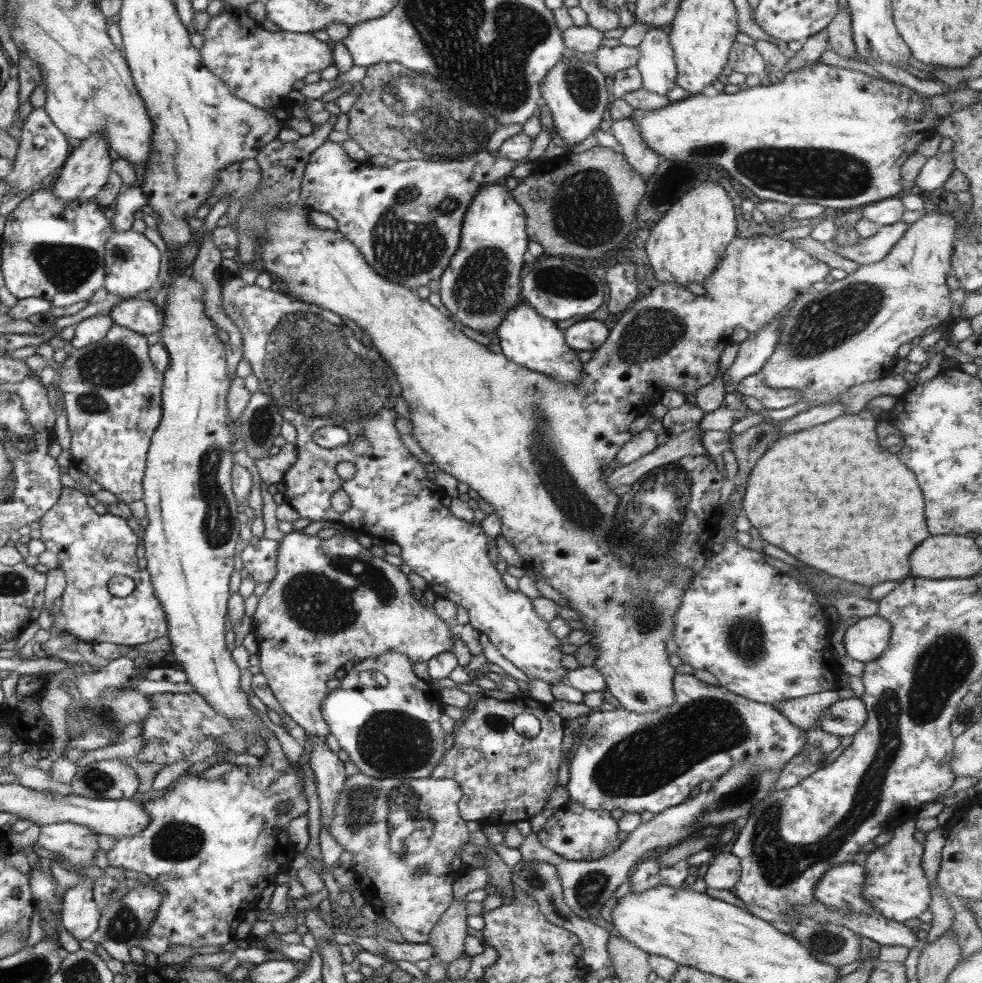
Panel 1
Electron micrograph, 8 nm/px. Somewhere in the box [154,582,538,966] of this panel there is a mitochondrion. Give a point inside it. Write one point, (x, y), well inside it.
(409, 824)

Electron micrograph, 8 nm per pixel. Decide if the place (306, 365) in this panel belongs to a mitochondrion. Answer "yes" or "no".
yes

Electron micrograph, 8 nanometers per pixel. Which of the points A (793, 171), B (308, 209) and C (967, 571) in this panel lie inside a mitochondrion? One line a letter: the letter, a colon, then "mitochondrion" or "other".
A: mitochondrion
B: other
C: other

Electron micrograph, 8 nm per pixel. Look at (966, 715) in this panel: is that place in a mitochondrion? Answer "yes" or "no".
yes

